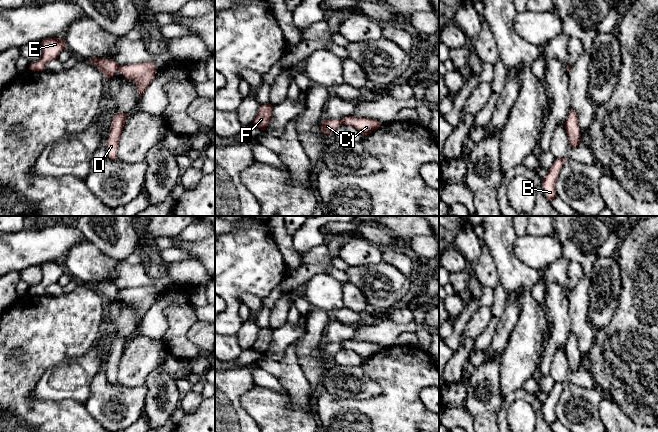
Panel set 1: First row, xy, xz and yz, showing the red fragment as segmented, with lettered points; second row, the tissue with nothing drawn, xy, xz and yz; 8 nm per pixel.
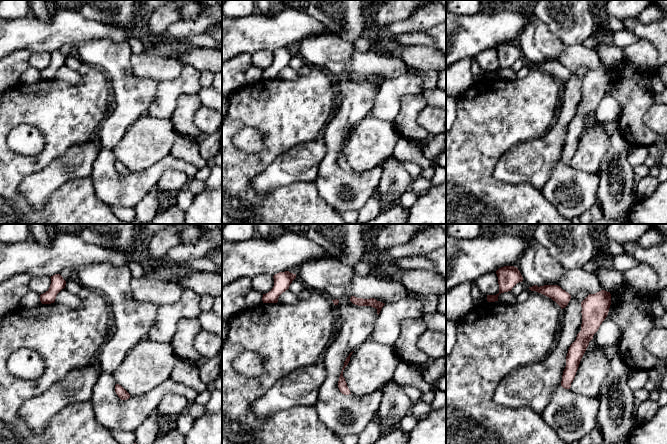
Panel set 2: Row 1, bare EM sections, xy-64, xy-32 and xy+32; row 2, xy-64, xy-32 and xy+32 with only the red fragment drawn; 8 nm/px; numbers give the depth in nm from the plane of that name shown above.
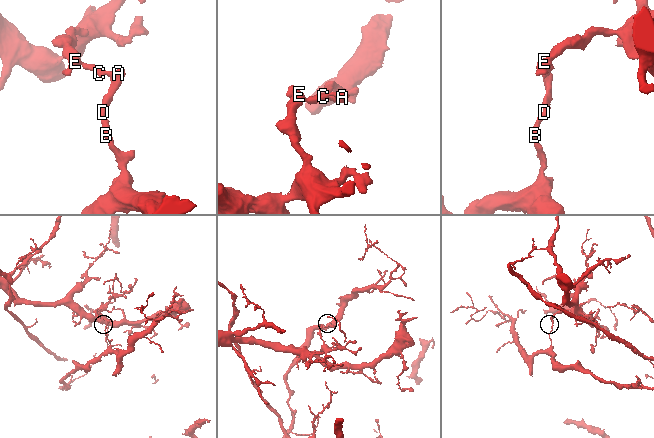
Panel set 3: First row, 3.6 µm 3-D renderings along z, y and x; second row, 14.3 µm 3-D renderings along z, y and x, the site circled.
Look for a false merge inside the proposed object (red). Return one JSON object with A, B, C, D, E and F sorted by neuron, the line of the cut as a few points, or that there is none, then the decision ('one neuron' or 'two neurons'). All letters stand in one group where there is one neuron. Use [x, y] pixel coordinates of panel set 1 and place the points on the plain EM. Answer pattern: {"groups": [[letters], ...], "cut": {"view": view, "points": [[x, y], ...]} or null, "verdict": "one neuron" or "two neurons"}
{"groups": [["A", "B", "D"], ["C", "E", "F"]], "cut": {"view": "xy", "points": [[119, 289], [117, 293]]}, "verdict": "two neurons"}

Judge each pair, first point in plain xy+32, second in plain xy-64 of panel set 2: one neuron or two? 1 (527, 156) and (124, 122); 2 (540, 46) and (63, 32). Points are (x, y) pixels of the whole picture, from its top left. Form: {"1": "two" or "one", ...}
{"1": "two", "2": "two"}

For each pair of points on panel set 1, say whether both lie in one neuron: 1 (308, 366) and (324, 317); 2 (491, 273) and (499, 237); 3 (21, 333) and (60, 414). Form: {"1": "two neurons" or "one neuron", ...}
{"1": "one neuron", "2": "two neurons", "3": "one neuron"}

